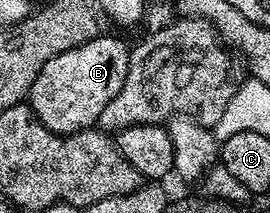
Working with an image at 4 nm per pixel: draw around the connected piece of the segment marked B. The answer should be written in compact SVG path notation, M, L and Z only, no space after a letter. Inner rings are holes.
M101 36L54 56L54 60L46 60L30 95L30 105L38 120L55 134L93 129L100 121L102 108L118 96L118 88L122 88L122 80L126 80L129 53L129 43L120 38Z

